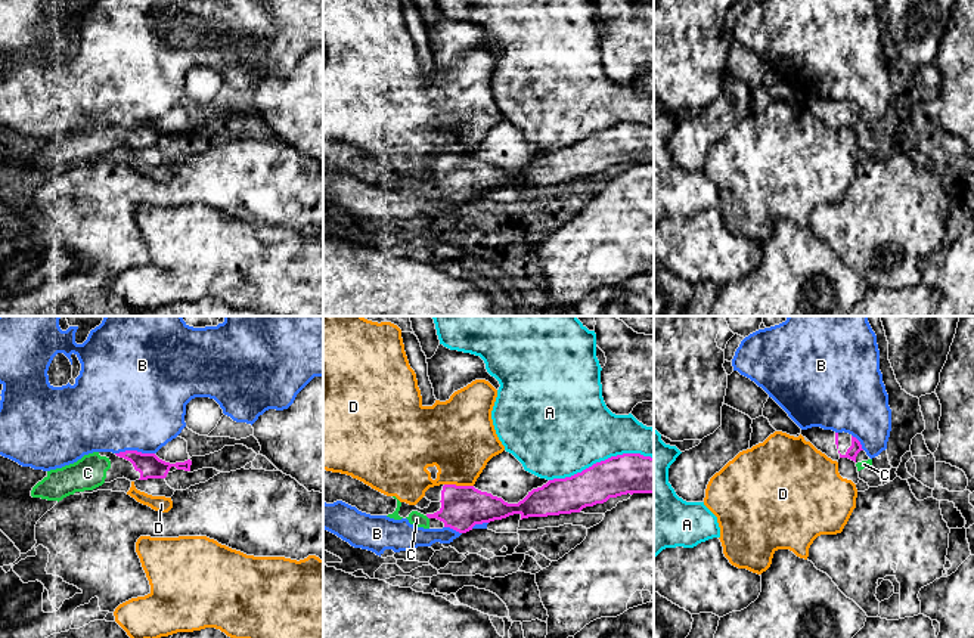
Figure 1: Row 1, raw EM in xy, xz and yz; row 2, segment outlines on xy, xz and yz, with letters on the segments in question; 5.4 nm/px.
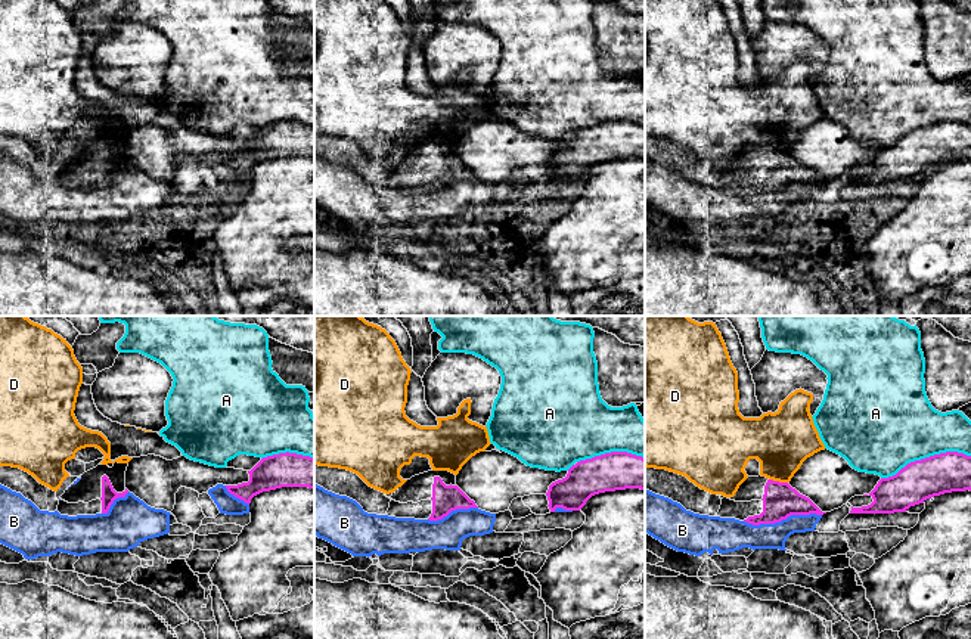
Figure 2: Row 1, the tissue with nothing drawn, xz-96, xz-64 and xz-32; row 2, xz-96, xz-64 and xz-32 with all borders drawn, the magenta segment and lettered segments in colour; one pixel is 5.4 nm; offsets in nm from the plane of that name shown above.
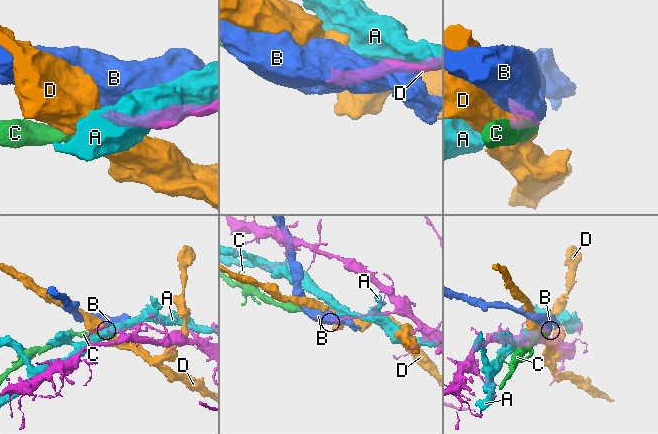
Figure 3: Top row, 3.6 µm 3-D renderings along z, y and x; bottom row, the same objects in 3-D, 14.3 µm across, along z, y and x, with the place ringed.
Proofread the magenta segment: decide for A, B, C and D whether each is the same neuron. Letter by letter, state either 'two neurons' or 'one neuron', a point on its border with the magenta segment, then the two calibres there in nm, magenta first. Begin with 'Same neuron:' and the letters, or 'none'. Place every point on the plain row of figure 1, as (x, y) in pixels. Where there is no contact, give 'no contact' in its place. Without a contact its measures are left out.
Same neuron: C
A: two neurons | xz (601, 130) | 220/480 nm
B: two neurons | xy (135, 120) | 140/500 nm
C: one neuron | no contact
D: two neurons | xz (459, 155) | 240/380 nm

